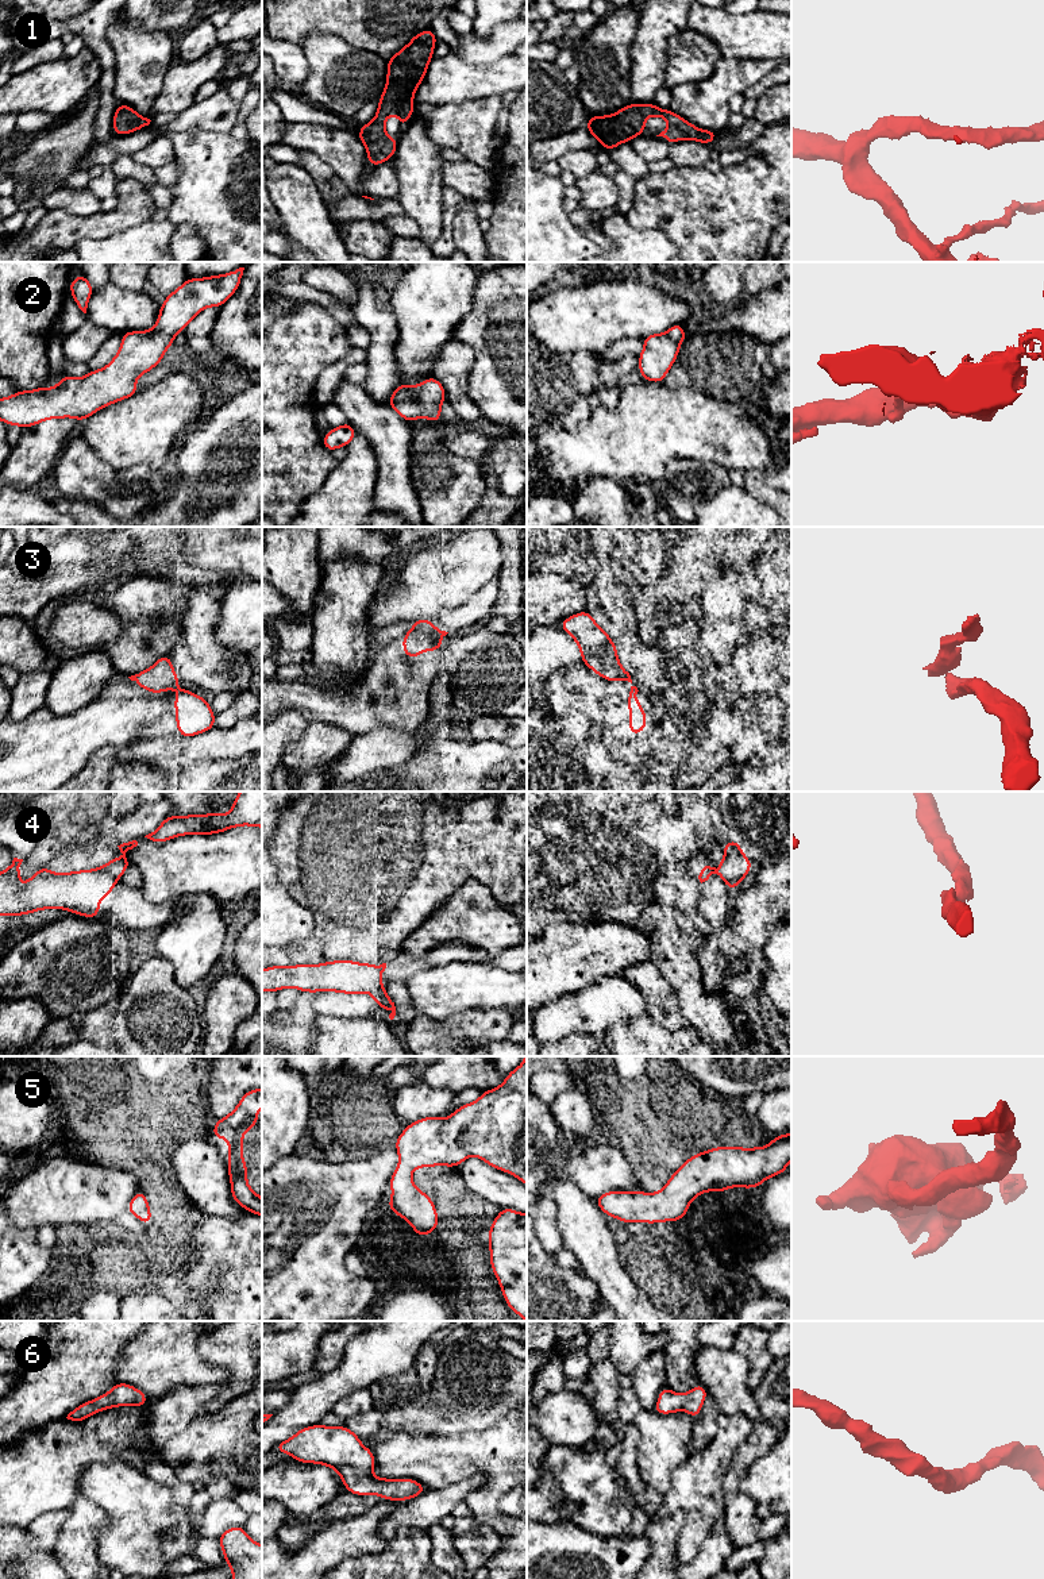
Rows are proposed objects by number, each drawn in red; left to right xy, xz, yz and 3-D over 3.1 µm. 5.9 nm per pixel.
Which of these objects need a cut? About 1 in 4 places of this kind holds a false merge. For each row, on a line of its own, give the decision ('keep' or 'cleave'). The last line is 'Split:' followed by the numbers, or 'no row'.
1: keep
2: keep
3: cleave
4: cleave
5: keep
6: keep
Split: 3, 4

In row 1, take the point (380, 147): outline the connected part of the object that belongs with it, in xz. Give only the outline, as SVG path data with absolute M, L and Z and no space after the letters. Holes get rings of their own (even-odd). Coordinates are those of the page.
M427 28L386 61L386 85L378 100L378 111L369 124L359 126L358 139L366 147L369 166L394 157L398 138L388 136L385 122L390 115L397 115L402 127L408 124L409 116L415 112L415 92L425 77L436 42L434 31Z

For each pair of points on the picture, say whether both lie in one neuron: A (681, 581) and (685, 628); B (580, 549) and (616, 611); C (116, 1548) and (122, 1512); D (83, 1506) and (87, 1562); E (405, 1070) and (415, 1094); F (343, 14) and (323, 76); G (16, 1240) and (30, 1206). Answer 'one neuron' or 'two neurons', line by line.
A: one neuron
B: one neuron
C: one neuron
D: one neuron
E: two neurons
F: two neurons
G: two neurons

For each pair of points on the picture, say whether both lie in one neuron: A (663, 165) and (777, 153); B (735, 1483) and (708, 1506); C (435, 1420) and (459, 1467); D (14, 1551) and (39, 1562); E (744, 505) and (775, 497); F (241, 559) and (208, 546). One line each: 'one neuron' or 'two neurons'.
A: two neurons
B: two neurons
C: two neurons
D: one neuron
E: two neurons
F: one neuron

